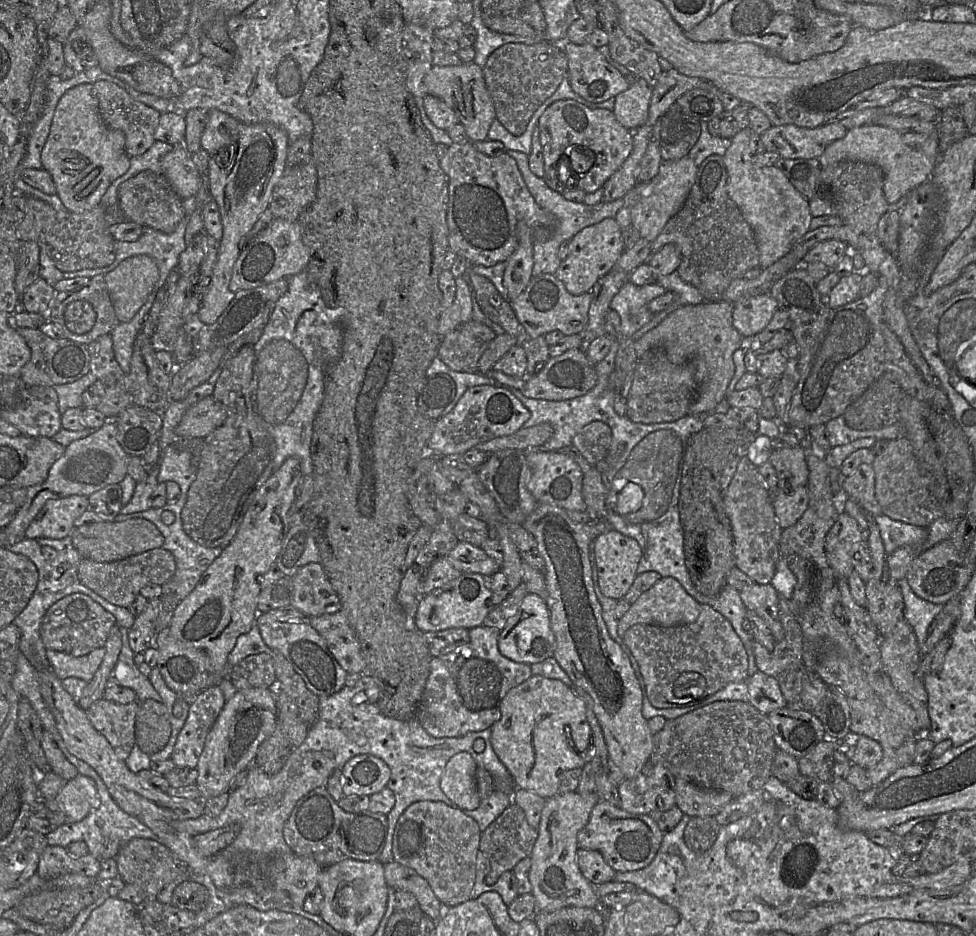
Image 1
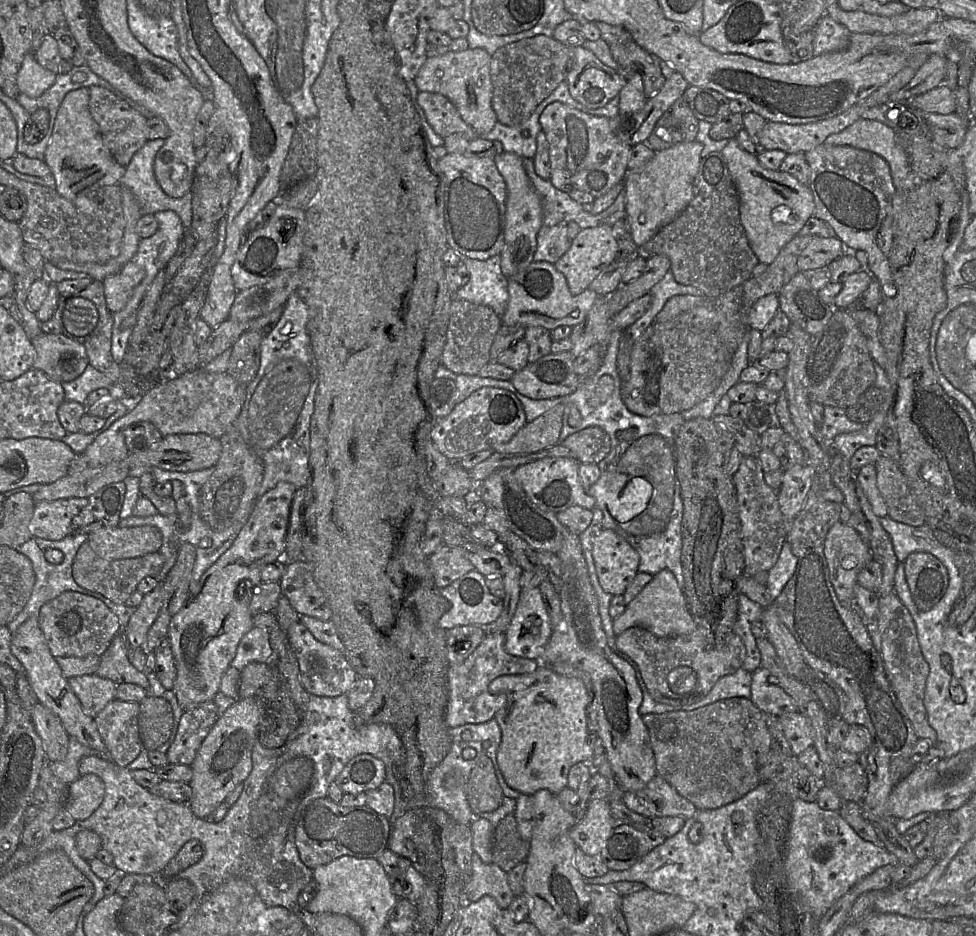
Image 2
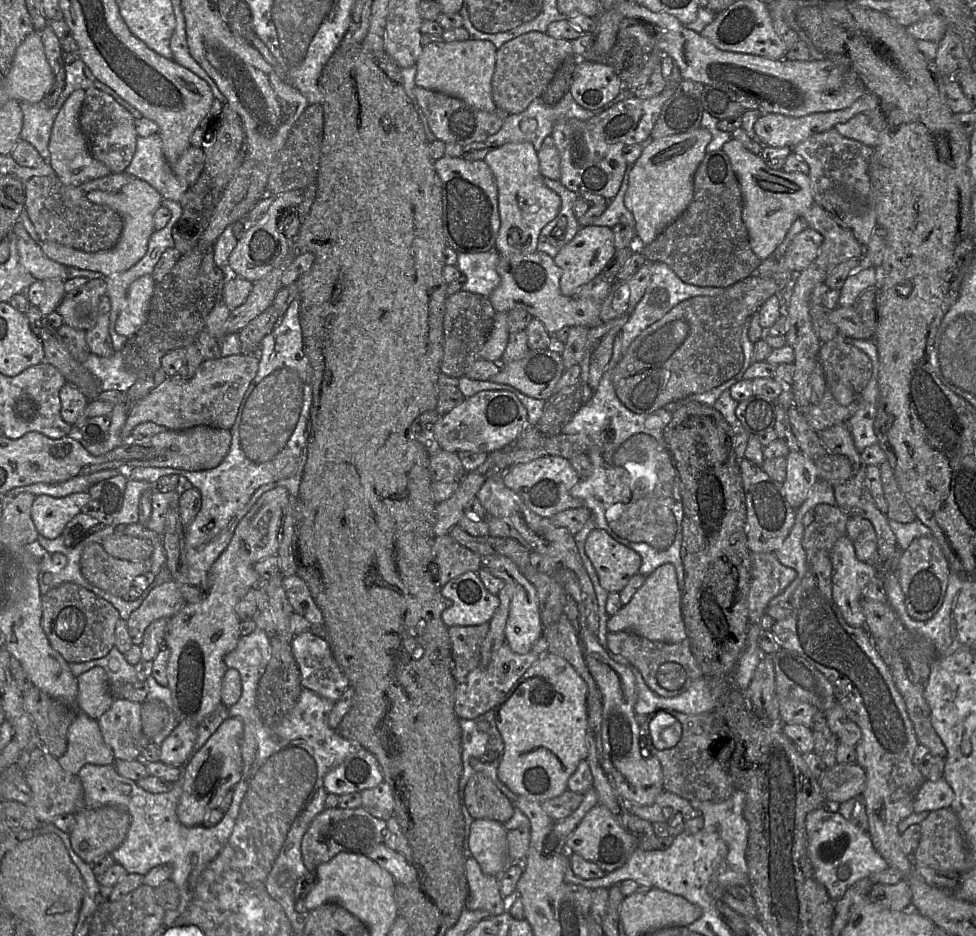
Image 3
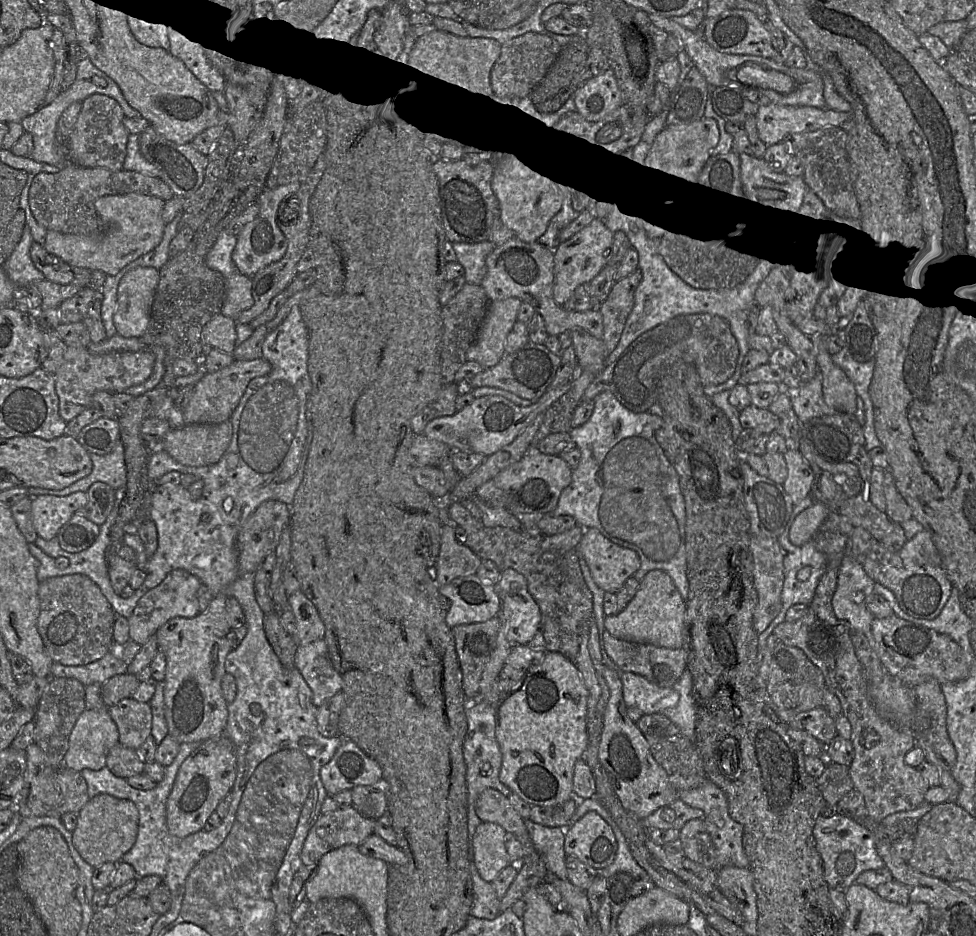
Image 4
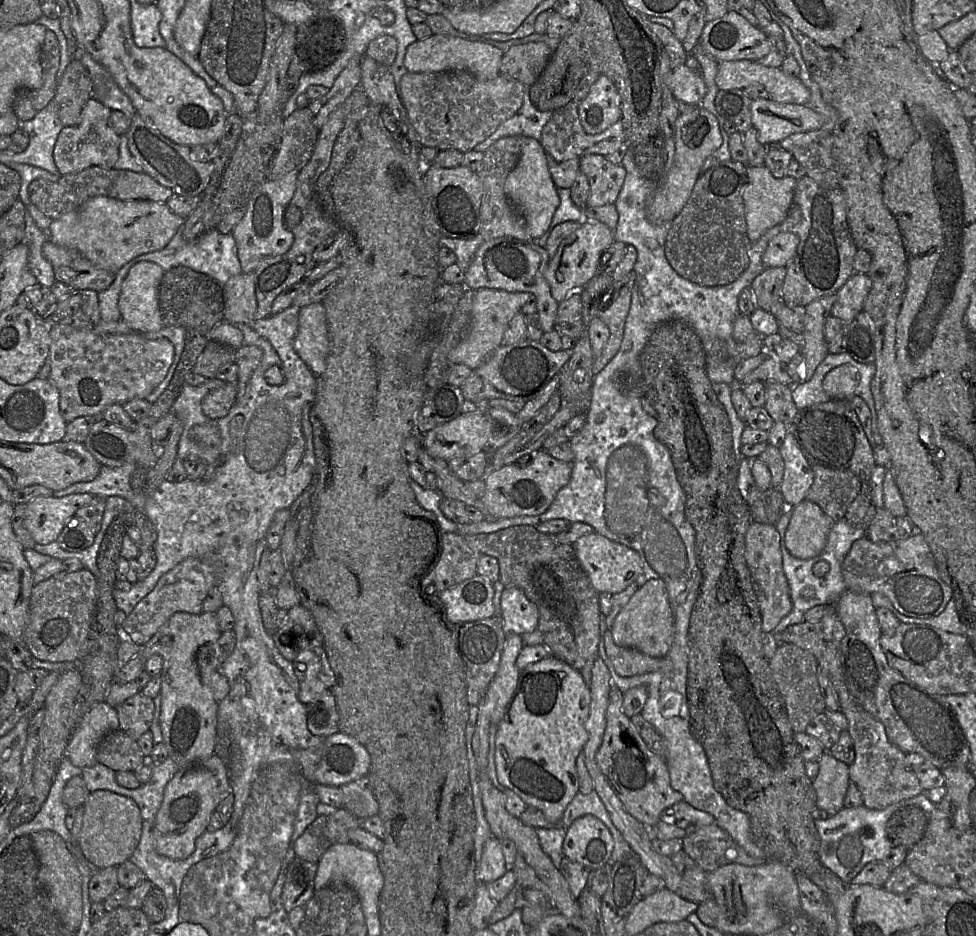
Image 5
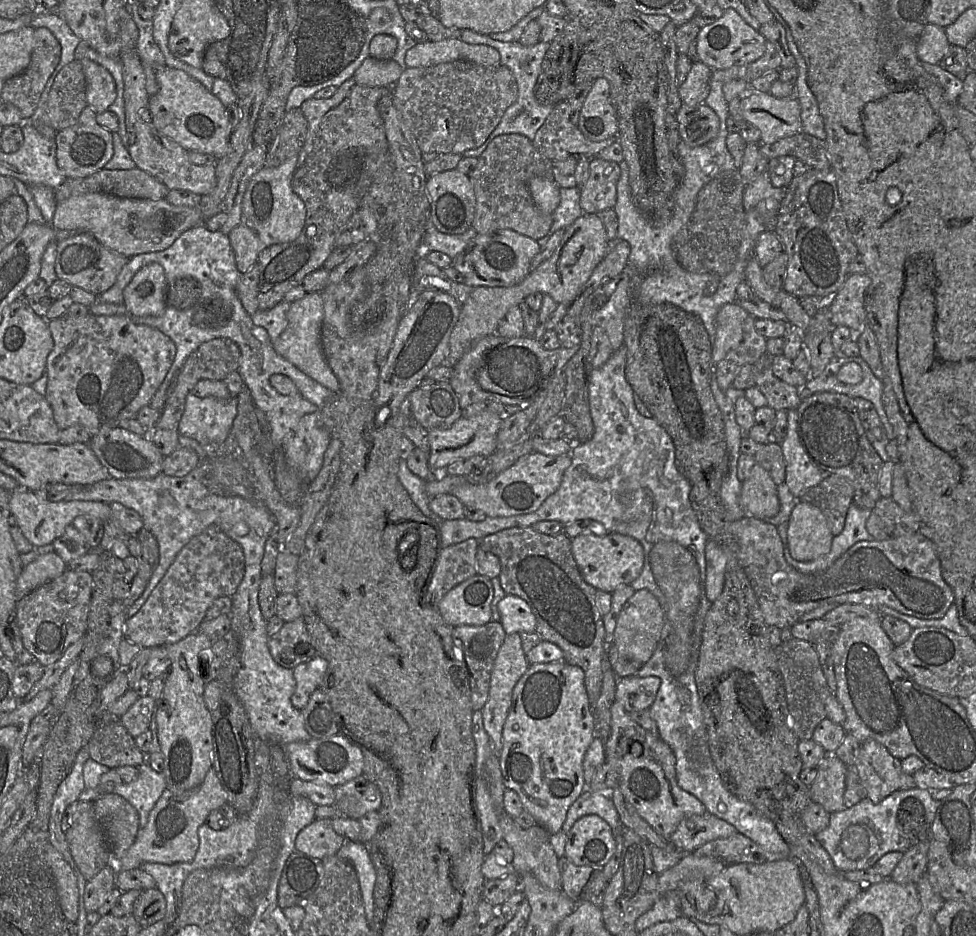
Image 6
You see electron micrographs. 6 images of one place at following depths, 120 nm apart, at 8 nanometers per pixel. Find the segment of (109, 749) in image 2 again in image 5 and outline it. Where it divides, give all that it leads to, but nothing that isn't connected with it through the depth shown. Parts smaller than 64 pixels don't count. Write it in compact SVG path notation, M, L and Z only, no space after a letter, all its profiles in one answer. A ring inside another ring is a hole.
M141 692L128 698L116 707L120 729L133 740L150 730L154 718L155 704L153 699Z

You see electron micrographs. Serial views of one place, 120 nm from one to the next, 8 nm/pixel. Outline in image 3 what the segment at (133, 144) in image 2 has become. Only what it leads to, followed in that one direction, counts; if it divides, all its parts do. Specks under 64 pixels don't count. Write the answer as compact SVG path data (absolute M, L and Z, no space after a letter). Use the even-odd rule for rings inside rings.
M89 88L85 90L79 122L93 157L103 163L111 173L125 172L135 153L138 137L133 116L107 93Z

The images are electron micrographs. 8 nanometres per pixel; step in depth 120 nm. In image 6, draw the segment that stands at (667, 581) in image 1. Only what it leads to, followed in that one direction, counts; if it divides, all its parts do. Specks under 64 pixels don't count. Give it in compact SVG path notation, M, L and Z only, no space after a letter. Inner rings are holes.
M647 589L635 591L618 616L612 644L623 658L644 665L656 649L663 626L664 612L657 598Z

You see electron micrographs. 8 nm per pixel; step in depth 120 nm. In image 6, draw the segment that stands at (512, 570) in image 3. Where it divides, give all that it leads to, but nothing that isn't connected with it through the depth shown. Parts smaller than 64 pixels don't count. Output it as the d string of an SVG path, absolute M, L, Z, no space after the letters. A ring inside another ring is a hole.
M505 595L497 606L500 623L507 635L513 633L533 633L536 618L529 605L520 597Z

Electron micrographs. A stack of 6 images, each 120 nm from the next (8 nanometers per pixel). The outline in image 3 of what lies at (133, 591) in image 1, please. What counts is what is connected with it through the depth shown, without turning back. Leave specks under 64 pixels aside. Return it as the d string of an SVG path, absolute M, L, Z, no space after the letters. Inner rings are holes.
M99 543L86 546L80 558L82 576L95 587L122 597L133 586L133 580L150 571L151 559L127 561L109 555Z

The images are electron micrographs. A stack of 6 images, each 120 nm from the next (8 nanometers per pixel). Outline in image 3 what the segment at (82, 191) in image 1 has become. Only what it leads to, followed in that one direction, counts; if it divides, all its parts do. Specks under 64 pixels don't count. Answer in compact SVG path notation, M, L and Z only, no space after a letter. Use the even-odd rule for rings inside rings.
M76 90L68 97L54 120L49 139L48 149L50 155L47 162L53 168L55 176L63 184L69 186L79 186L111 173L103 163L93 157L81 130L79 115L84 98L84 90Z

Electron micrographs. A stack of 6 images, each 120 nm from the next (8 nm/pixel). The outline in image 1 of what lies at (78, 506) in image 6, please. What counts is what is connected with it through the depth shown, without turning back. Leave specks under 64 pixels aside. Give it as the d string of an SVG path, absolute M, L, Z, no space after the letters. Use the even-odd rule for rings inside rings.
M83 495L49 499L27 527L25 538L67 537L74 528L74 521L87 509L88 497Z

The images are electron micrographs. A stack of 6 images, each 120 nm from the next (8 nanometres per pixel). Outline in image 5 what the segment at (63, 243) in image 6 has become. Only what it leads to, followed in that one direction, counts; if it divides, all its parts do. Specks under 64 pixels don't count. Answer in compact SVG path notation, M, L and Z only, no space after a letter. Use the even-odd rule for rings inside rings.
M50 240L44 242L42 254L53 267L55 282L69 285L77 291L101 292L115 279L114 273L96 267L79 251L58 246Z

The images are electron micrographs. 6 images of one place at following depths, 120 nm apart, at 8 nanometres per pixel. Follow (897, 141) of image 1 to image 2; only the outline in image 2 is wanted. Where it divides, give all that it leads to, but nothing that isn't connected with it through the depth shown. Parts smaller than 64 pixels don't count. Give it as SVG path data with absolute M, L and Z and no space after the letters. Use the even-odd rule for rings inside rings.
M859 118L843 131L828 136L823 143L851 146L881 156L890 167L896 191L906 188L906 179L911 172L909 158L898 144L894 131L887 125Z

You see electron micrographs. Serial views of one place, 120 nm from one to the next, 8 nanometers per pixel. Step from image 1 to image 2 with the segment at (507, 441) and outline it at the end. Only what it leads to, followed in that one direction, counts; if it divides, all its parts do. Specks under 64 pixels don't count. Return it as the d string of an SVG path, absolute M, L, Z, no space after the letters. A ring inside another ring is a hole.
M557 405L526 424L506 443L493 447L499 453L533 453L558 444L565 406Z

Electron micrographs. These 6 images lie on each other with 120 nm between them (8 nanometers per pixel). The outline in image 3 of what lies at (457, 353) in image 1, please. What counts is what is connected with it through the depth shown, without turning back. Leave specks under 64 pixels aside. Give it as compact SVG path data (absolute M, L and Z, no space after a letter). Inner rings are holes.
M464 290L447 296L443 321L444 348L441 373L455 378L465 376L471 365L480 358L480 351L492 329L495 315L496 311L486 296Z

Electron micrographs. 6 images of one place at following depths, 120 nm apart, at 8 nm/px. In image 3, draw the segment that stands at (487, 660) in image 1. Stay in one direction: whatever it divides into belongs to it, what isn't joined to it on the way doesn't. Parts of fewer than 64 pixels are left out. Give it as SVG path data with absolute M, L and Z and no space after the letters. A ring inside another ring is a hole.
M505 642L492 656L487 666L478 666L465 681L457 684L455 692L455 713L459 718L475 719L490 709L495 709L523 674L541 656L532 651L526 654L514 653Z

